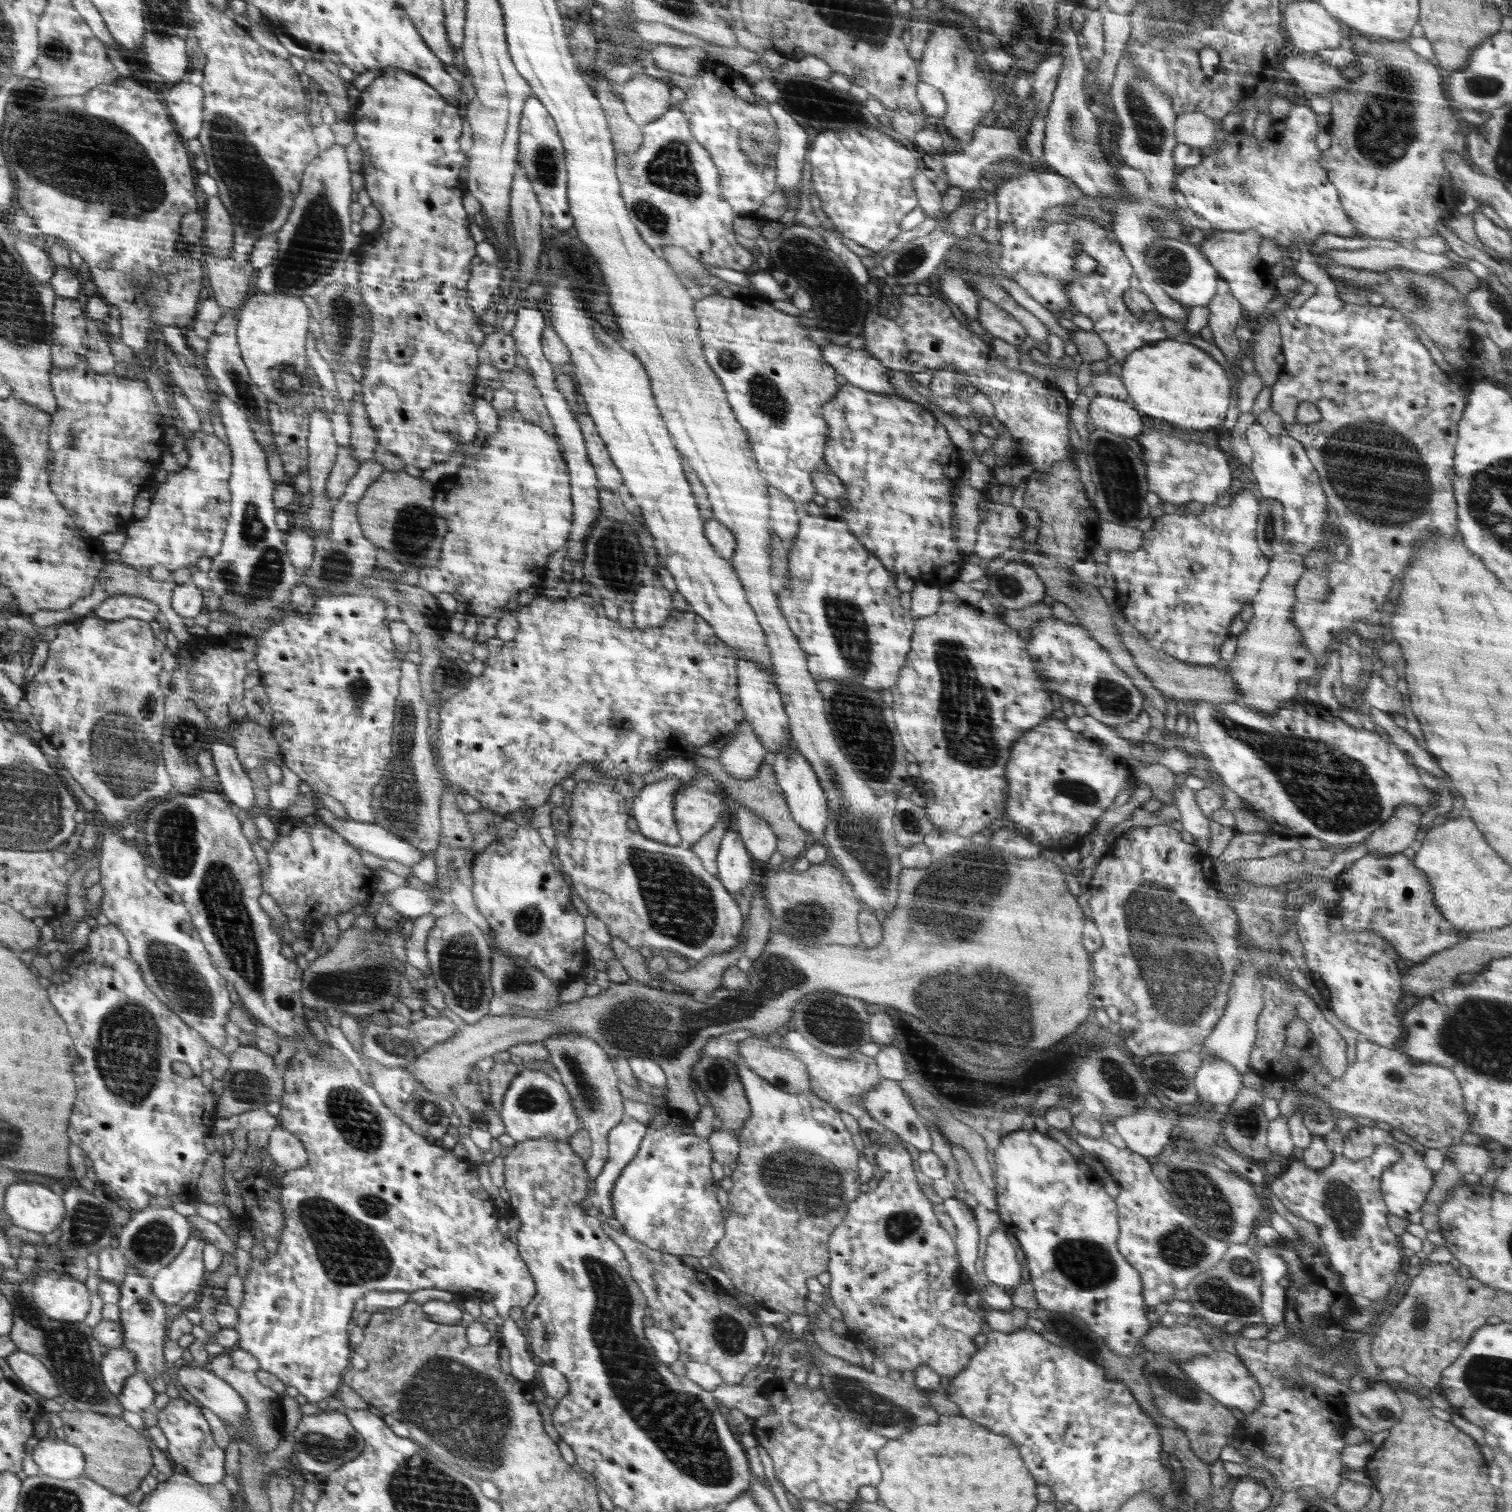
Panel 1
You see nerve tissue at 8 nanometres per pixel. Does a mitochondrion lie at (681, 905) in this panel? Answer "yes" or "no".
yes

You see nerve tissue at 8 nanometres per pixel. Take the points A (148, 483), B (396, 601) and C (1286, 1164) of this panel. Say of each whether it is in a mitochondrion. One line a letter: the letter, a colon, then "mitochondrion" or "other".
A: other
B: other
C: other

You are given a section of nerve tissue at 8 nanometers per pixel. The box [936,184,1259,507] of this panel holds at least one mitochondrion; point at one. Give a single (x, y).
(1173, 267)

